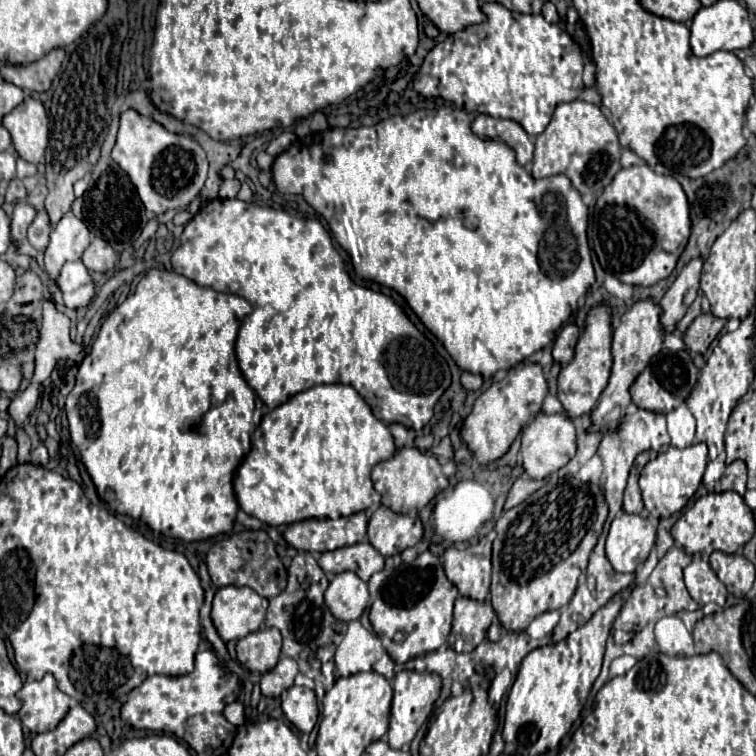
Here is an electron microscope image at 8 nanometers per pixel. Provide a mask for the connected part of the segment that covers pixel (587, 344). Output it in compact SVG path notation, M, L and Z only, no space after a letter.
M603 302L595 304L587 314L585 330L581 332L579 342L575 346L575 358L567 366L563 366L563 370L559 374L559 394L557 394L557 398L561 400L563 410L567 412L567 416L577 418L581 414L587 414L599 402L599 396L609 382L609 374L611 374L611 366L613 366L611 336L613 336L611 310Z

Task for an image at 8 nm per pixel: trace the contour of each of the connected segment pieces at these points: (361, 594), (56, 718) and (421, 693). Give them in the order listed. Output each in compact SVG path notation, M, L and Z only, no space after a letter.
M341 572L331 580L325 592L325 604L331 614L343 622L359 620L363 610L369 606L367 584L359 580L355 572Z
M47 674L43 680L27 682L19 690L19 698L23 702L19 710L21 724L35 734L53 730L63 720L73 702L57 688L57 682L51 674Z
M401 670L393 678L393 704L391 704L391 720L389 720L389 746L391 748L401 748L409 744L421 724L431 716L433 704L439 698L441 690L441 676L433 672L413 672L413 670Z

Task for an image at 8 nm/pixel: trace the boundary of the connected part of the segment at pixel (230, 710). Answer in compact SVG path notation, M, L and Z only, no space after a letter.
M239 700L228 704L223 711L223 715L235 726L241 726L245 721L244 706Z

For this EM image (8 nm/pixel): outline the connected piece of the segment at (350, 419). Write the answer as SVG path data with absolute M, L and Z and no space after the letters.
M321 384L295 394L269 412L251 436L251 450L235 470L233 488L239 508L269 526L289 526L307 518L341 518L367 510L377 492L371 484L371 468L395 454L393 436L381 420L371 414L367 402L345 384Z

